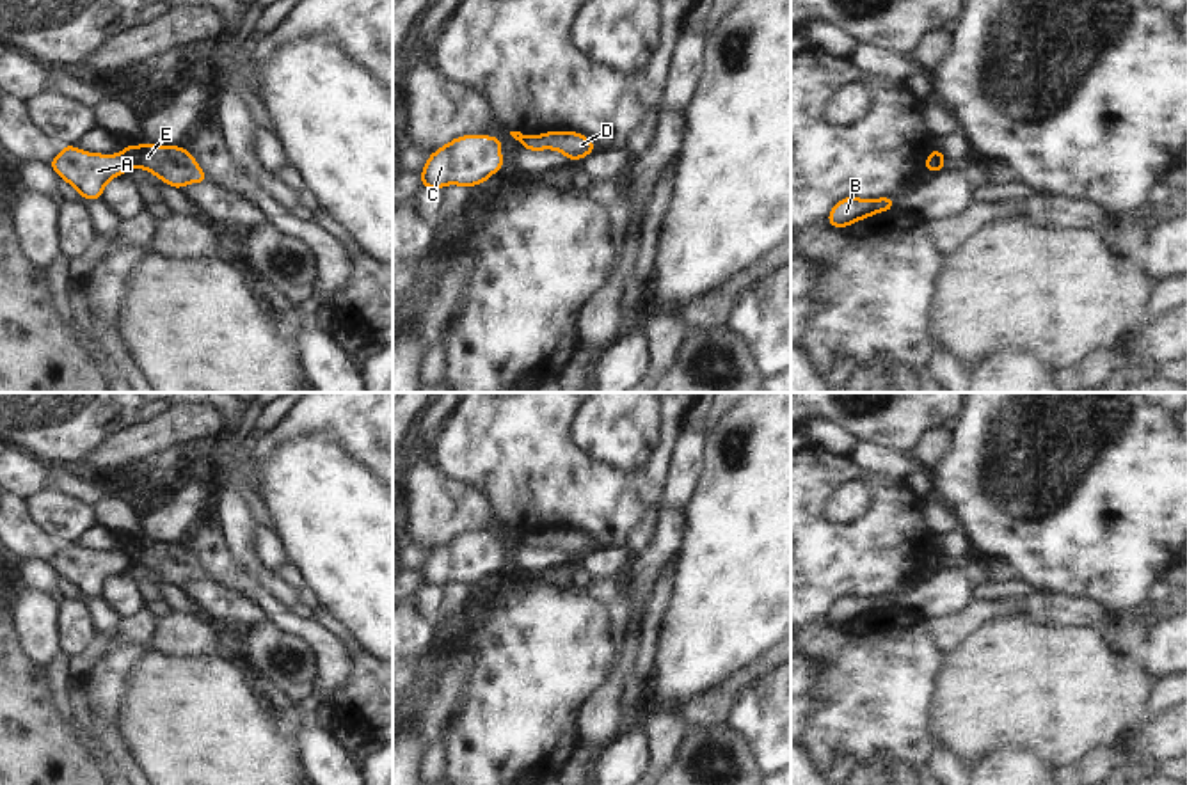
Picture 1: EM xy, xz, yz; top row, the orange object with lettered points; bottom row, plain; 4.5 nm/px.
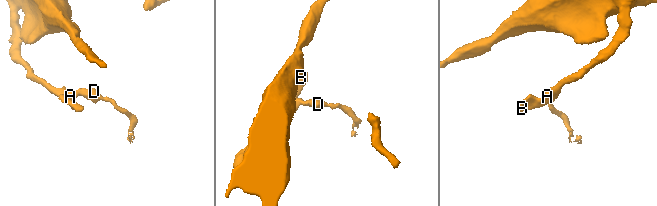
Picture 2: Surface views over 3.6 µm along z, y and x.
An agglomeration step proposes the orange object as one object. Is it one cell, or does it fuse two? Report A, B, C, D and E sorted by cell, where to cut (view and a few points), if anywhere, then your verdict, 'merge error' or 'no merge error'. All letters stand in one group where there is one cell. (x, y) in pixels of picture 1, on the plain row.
A B C / D E; cut in xy along (123, 549), (132, 562); merge error

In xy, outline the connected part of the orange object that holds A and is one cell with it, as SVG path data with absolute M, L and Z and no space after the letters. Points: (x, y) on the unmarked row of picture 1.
M62 543L62 549L48 563L60 577L73 583L80 595L89 599L101 597L105 583L131 565L124 551L107 554L85 551L76 543Z

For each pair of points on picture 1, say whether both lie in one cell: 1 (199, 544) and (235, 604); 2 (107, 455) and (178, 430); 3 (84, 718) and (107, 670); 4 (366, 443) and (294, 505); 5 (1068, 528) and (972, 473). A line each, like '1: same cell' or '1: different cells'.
1: different cells
2: same cell
3: different cells
4: different cells
5: same cell

